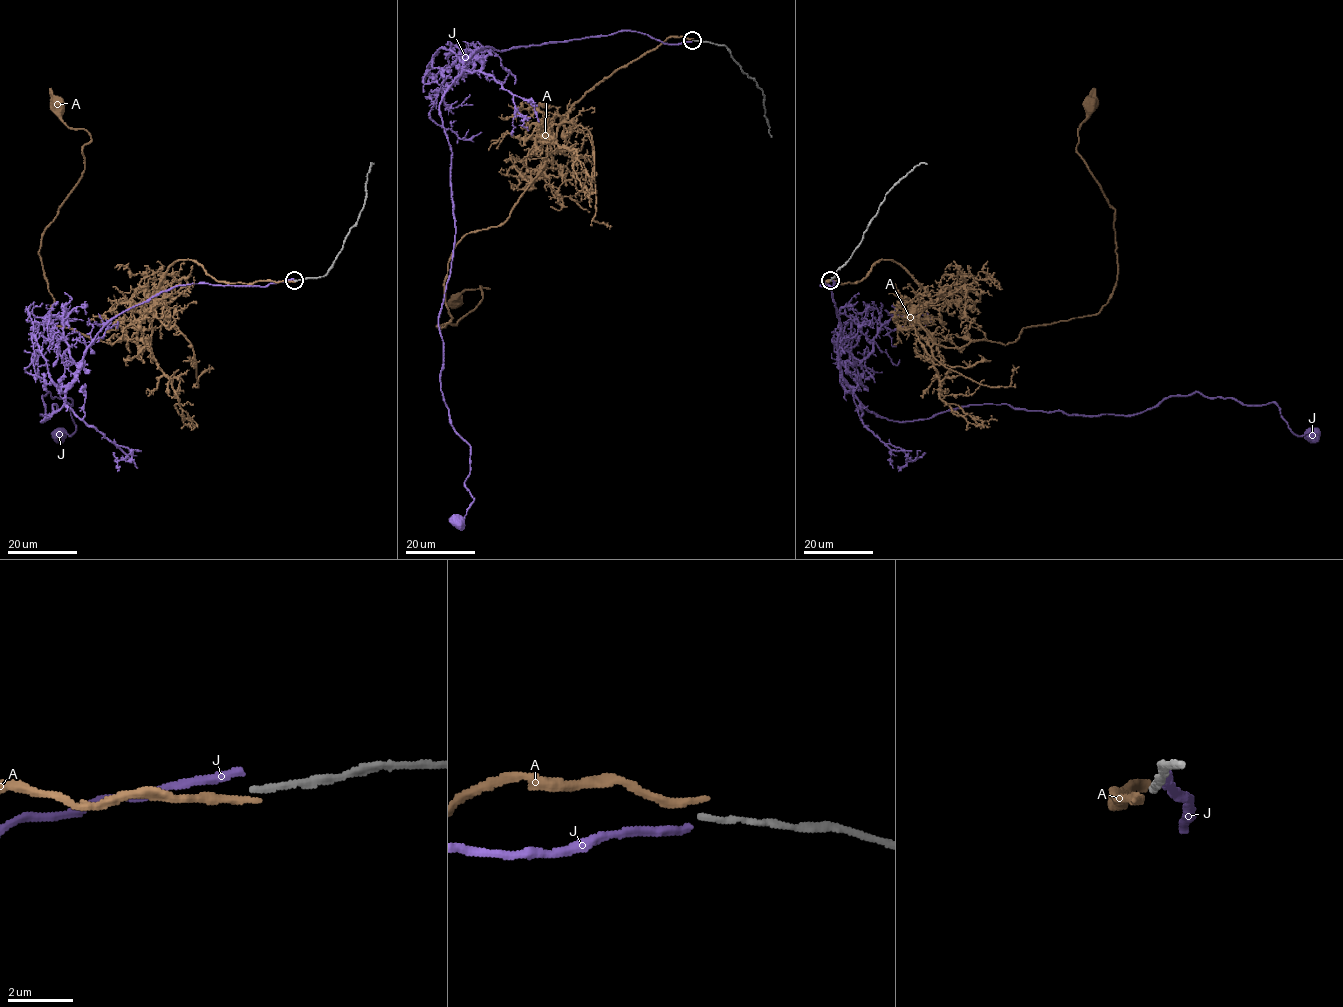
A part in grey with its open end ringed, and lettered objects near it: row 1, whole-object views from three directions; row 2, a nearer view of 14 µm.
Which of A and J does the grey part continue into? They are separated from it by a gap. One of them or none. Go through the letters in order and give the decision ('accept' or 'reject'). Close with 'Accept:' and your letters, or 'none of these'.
A: reject
J: reject
Accept: none of these

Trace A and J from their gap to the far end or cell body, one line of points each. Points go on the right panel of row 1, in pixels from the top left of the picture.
A: (828, 281), (891, 259), (928, 295), (919, 324), (957, 348), (1095, 315), (1117, 257), (1076, 151), (1090, 105)
J: (831, 279), (842, 378), (889, 420), (1006, 404), (1123, 415), (1197, 392), (1272, 402), (1314, 436)

